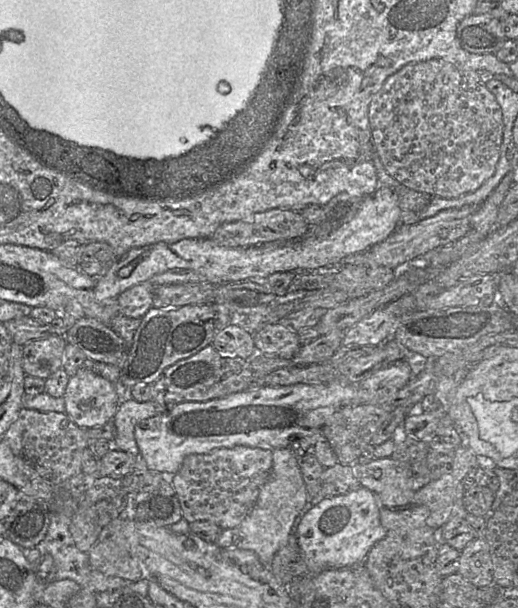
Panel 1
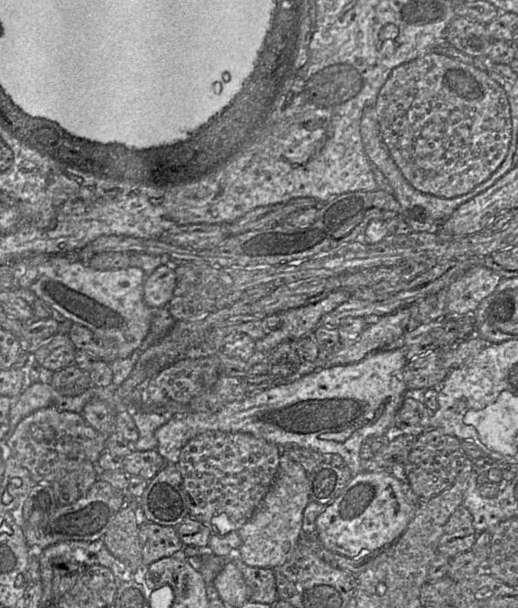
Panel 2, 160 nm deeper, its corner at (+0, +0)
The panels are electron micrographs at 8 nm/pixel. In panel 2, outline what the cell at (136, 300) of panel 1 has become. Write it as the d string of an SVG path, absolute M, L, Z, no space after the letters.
M172 264L156 268L146 276L143 285L143 300L151 309L166 308L173 297L176 275Z

